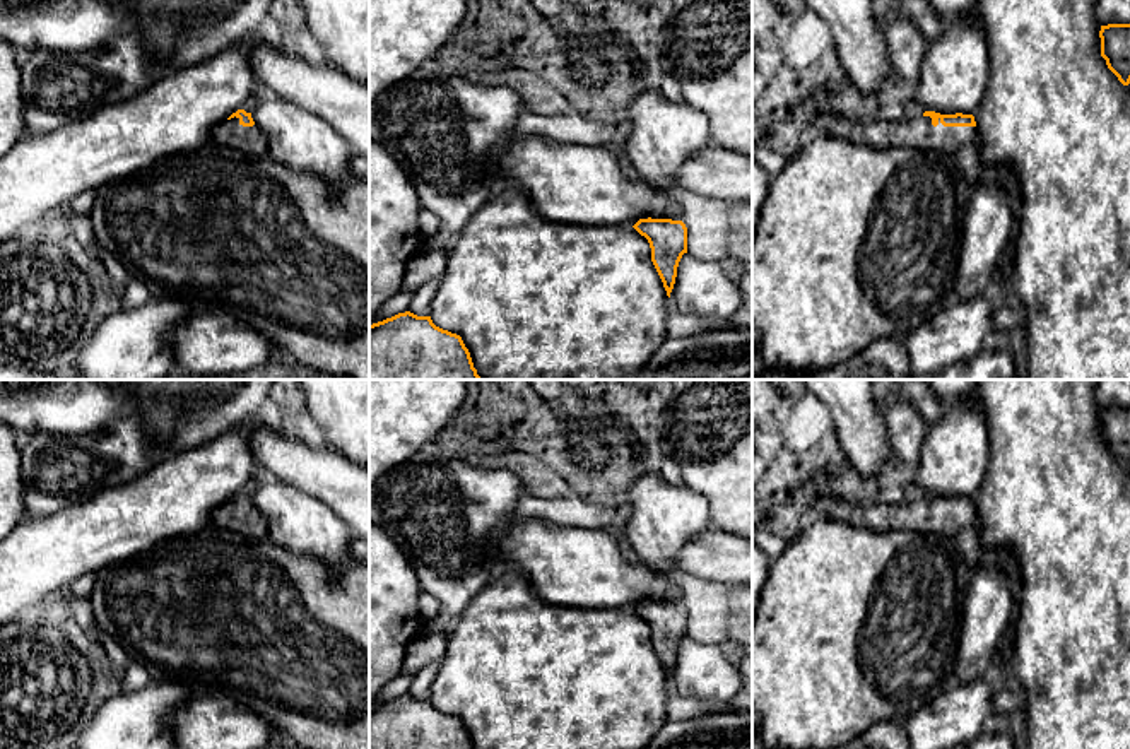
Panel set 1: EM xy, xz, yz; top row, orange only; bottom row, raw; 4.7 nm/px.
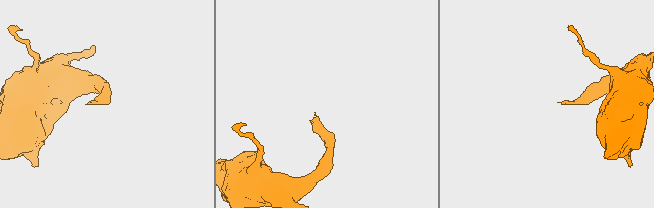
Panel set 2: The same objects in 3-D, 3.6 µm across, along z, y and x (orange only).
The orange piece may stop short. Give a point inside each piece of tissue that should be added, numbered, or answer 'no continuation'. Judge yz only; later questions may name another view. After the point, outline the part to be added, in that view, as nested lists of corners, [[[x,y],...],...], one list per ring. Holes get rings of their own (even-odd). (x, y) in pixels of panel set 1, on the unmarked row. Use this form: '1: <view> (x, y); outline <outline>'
1: yz (918, 515); outline [[[817,498],[812,511],[817,516],[846,522],[874,532],[911,530],[954,539],[962,528],[978,523],[976,510],[932,508],[930,499],[904,501],[901,504],[860,506],[843,498]]]

